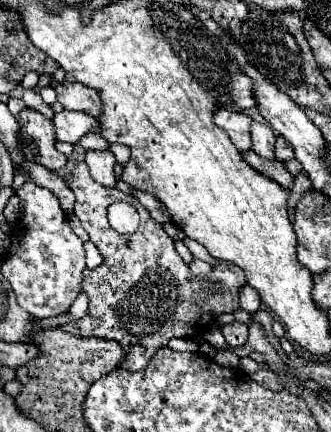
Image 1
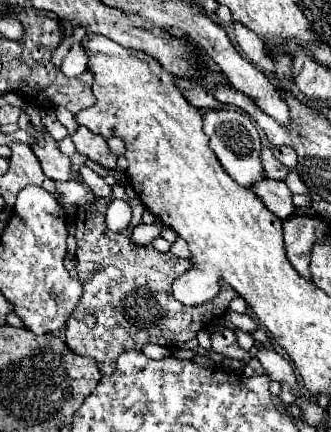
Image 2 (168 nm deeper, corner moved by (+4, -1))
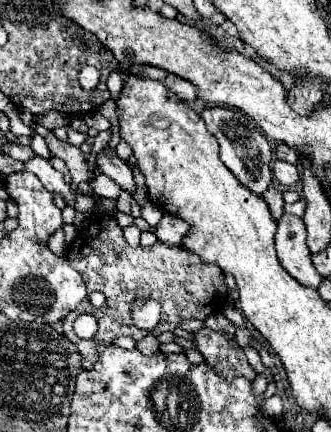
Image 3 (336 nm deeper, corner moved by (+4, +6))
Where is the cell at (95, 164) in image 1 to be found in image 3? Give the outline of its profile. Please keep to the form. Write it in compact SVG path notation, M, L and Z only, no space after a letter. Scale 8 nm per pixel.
M98 172L98 174L90 180L90 184L92 184L92 190L94 190L96 196L104 196L104 198L116 200L118 194L120 194L120 186L118 186L112 178L108 178L106 174L102 174L102 172Z

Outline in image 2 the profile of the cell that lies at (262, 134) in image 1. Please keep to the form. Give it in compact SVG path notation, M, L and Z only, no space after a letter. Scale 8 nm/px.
M268 147L262 149L262 163L264 163L264 169L266 169L266 177L270 177L270 179L284 181L286 175L290 173L288 167L284 167L278 159L274 159L274 155L272 155L272 151Z

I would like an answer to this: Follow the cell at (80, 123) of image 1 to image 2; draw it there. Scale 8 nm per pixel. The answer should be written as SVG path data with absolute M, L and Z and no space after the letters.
M78 127L78 131L74 135L70 135L78 153L86 155L88 159L92 159L94 163L102 165L104 169L108 171L122 171L120 165L116 163L118 155L114 155L110 149L108 149L108 143L104 137L88 131L86 127Z

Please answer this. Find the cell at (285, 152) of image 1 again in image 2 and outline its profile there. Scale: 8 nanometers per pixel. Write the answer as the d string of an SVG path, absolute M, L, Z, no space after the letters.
M276 147L276 149L272 149L272 151L274 151L274 157L276 157L280 163L284 163L284 165L290 167L290 169L296 167L296 151L294 151L292 147Z

